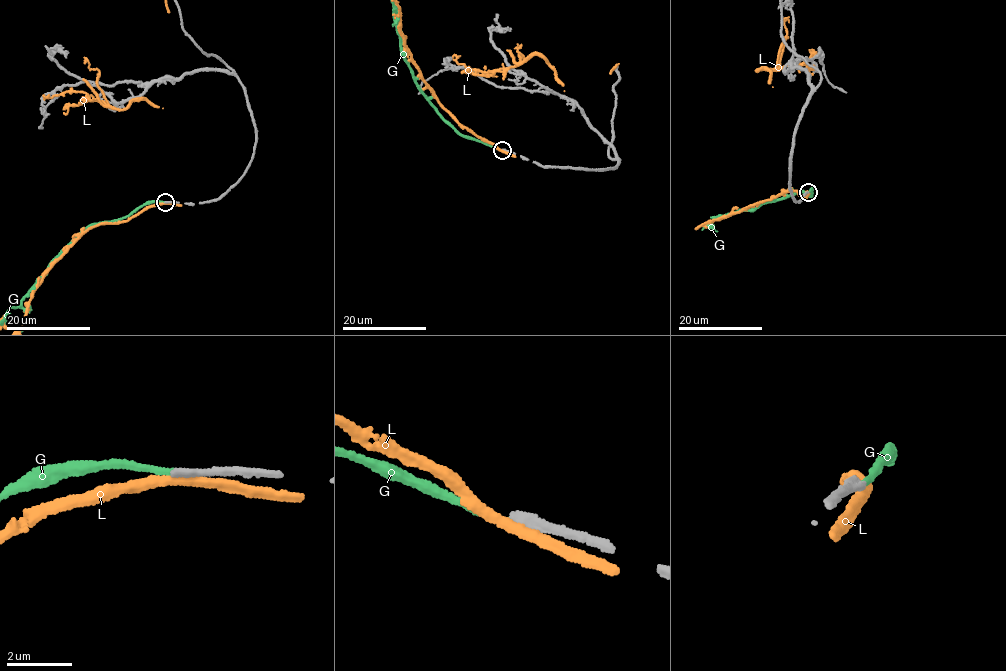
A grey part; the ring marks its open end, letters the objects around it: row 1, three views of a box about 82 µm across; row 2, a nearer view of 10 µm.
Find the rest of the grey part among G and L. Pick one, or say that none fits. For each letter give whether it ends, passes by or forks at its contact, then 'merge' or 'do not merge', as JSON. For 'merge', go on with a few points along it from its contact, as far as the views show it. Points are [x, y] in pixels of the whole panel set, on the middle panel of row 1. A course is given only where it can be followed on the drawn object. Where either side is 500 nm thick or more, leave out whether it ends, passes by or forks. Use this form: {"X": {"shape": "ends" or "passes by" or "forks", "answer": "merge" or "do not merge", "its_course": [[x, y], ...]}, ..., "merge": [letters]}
{"G": {"shape": "ends", "answer": "merge"}, "L": {"shape": "passes by", "answer": "do not merge"}, "merge": ["G"]}

